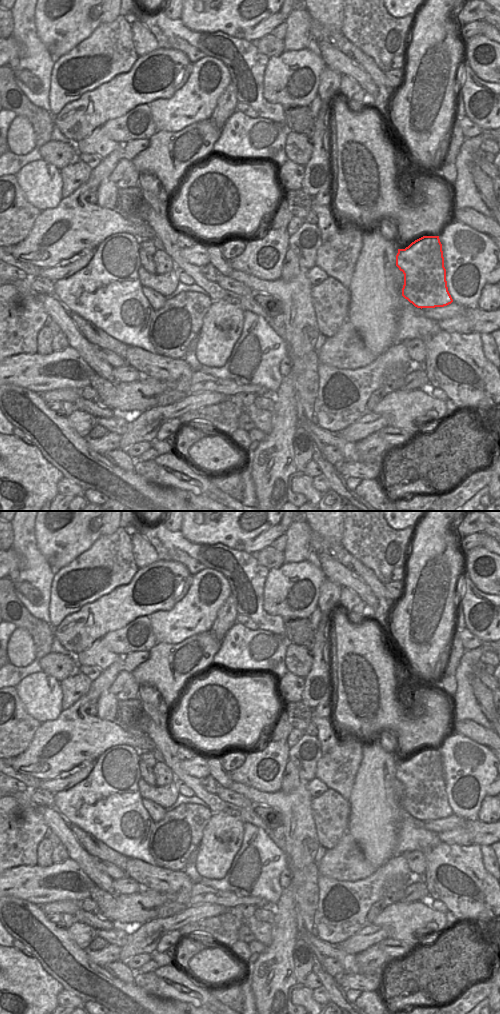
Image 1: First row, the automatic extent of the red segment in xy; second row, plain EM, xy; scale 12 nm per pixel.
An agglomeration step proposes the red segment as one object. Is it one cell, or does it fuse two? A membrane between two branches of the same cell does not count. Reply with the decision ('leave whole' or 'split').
split

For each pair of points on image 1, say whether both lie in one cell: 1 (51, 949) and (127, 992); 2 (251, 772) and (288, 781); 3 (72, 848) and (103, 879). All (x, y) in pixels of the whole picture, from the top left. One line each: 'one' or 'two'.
1: one
2: two
3: one

